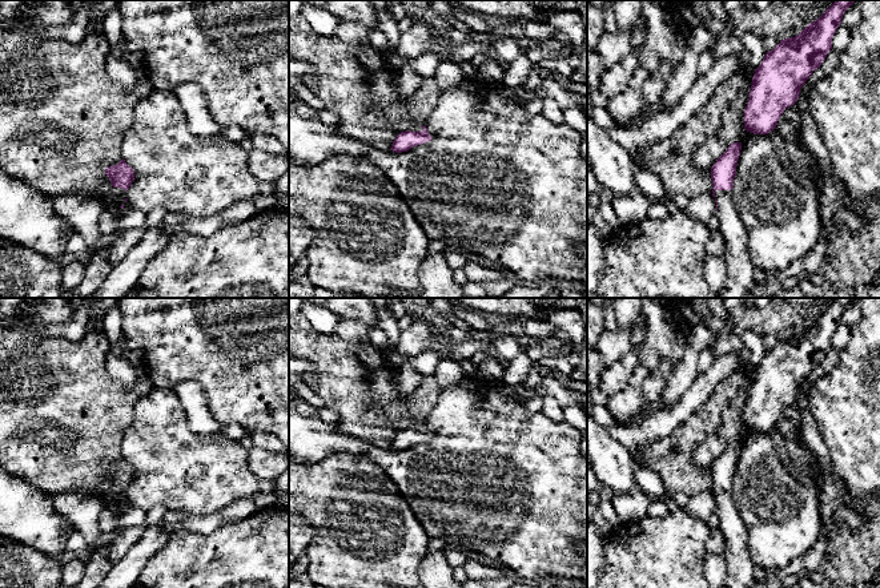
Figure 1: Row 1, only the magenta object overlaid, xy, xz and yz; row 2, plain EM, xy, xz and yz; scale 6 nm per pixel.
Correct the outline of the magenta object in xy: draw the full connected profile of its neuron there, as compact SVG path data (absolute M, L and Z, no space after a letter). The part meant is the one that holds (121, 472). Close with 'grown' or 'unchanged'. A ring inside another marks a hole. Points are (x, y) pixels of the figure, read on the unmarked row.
M122 456L118 462L108 464L105 472L114 486L107 494L109 502L107 503L105 510L108 510L114 517L118 517L125 512L118 503L126 496L126 490L134 479L134 468Z | grown

